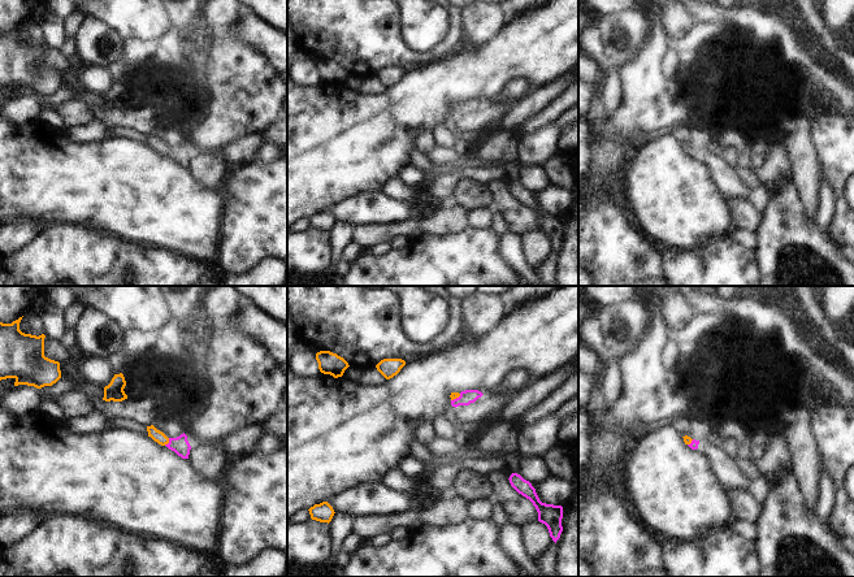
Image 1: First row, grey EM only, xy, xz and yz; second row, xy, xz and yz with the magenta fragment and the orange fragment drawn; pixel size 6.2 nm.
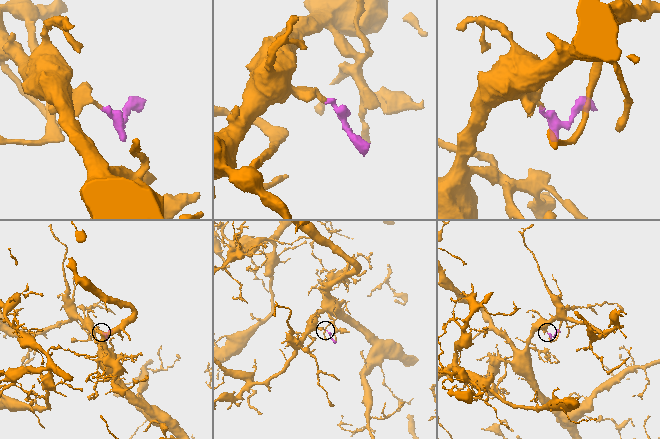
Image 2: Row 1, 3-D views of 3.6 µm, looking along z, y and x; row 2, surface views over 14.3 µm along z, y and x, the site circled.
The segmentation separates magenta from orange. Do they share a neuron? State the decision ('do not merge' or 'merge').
merge

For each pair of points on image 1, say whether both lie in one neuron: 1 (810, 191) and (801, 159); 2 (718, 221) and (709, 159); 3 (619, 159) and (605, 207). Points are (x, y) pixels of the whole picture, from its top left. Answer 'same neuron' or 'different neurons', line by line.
1: same neuron
2: different neurons
3: same neuron

